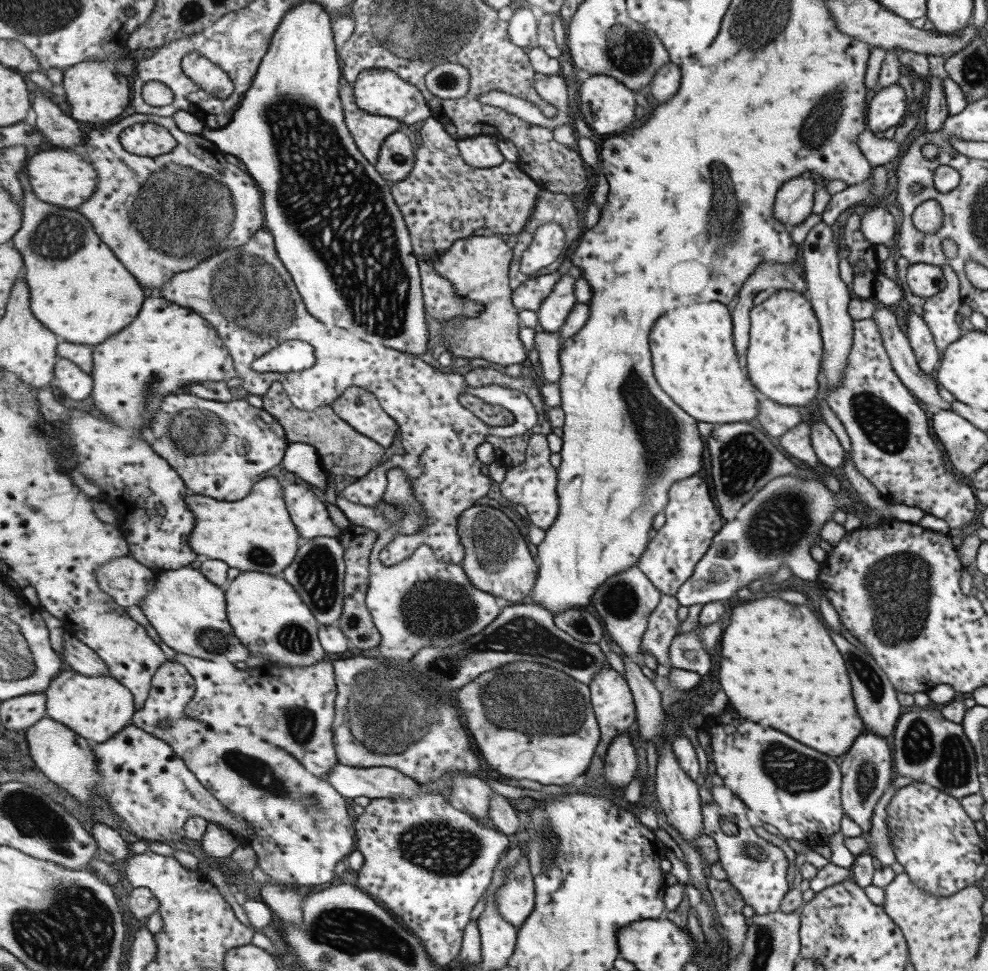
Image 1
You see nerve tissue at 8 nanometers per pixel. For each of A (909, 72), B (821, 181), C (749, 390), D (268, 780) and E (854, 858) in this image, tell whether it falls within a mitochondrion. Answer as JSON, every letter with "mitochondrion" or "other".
{"A":"other","B":"other","C":"other","D":"mitochondrion","E":"other"}

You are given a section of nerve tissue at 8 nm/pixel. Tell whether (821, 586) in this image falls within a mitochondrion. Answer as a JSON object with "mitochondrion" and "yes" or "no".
{"mitochondrion":"no"}

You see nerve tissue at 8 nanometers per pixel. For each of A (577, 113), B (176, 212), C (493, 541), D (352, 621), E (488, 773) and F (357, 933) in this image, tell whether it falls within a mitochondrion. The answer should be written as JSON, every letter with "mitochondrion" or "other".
{"A":"other","B":"mitochondrion","C":"mitochondrion","D":"mitochondrion","E":"other","F":"mitochondrion"}

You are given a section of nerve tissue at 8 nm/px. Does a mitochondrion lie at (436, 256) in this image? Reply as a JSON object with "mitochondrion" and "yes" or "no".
{"mitochondrion":"no"}

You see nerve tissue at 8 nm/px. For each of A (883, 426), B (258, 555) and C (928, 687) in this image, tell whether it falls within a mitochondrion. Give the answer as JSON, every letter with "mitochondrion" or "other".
{"A":"mitochondrion","B":"mitochondrion","C":"other"}

